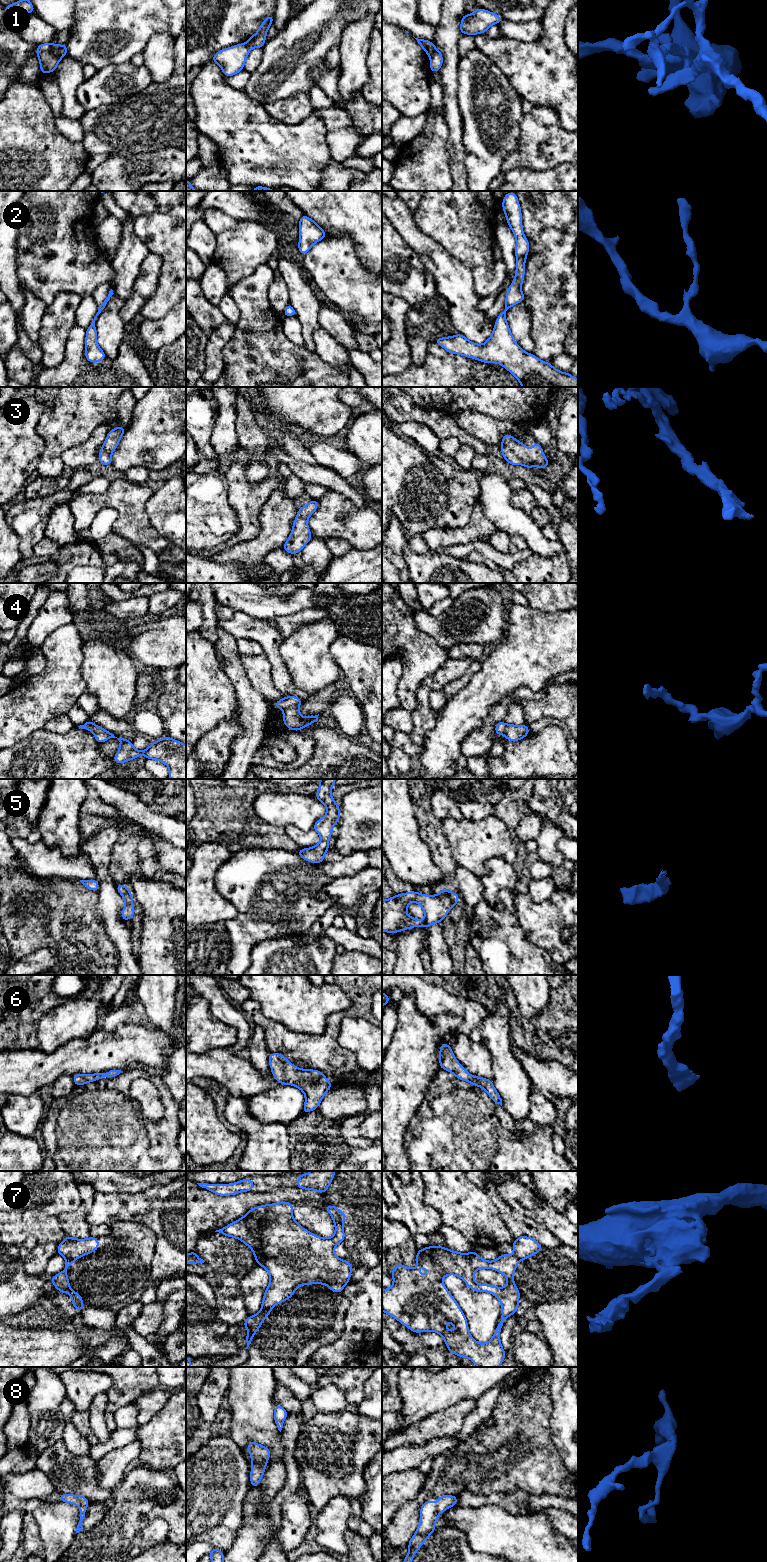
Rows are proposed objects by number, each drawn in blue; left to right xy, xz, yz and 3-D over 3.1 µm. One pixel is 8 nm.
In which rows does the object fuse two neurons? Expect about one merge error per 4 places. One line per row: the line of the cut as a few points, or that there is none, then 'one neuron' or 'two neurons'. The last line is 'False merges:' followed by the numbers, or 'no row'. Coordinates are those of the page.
1: cut xy (50, 43), (52, 52), (60, 59); two neurons
2: cut none; one neuron
3: cut none; one neuron
4: cut xz (298, 705), (292, 705), (283, 710); two neurons
5: cut none; one neuron
6: cut none; one neuron
7: cut xy (66, 1258), (75, 1259); two neurons
8: cut none; one neuron
False merges: 1, 4, 7

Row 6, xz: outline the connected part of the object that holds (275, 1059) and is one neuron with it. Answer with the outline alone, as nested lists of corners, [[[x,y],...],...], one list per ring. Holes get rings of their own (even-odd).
[[[269,1053],[269,1065],[273,1077],[281,1085],[293,1085],[305,1094],[303,1114],[319,1108],[332,1082],[319,1070],[300,1069],[294,1066],[281,1053]]]

